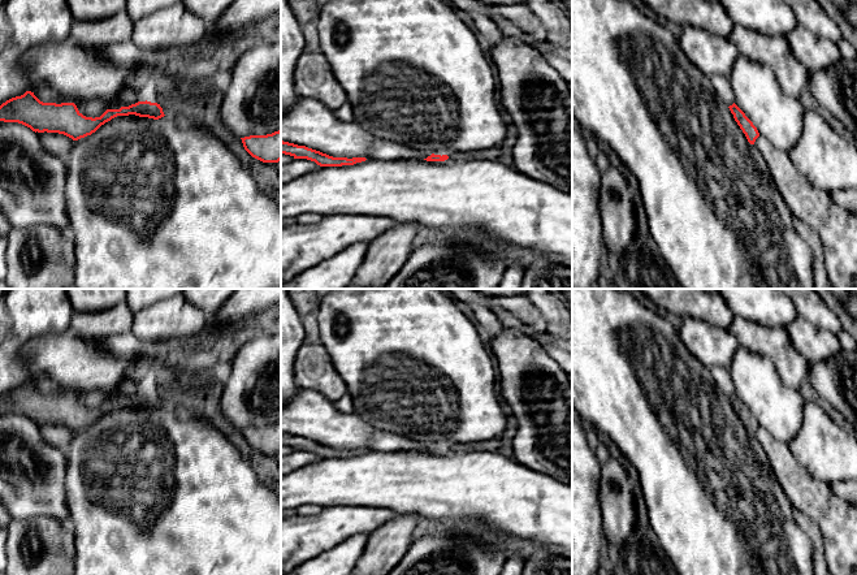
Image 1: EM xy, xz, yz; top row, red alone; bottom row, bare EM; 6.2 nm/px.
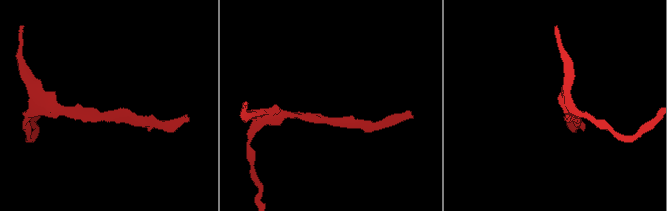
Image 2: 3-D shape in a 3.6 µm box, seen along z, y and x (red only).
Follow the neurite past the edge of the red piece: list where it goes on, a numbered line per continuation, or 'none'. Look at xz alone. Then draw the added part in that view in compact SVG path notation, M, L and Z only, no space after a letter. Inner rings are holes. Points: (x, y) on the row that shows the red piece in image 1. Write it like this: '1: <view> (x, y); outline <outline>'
none

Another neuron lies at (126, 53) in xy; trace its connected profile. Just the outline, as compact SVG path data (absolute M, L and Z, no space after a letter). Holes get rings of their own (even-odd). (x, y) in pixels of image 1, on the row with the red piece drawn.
M281 12L269 17L264 17L260 22L239 27L231 33L208 33L198 43L187 47L176 47L166 49L155 49L148 52L138 48L133 42L125 42L101 48L105 57L113 64L131 65L131 64L150 64L165 65L174 68L176 65L185 65L204 57L211 48L242 39L246 36L256 40L273 39L281 36L280 30Z

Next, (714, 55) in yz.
M691 25L683 26L678 43L687 59L711 79L718 98L727 107L732 105L735 95L730 75L739 56L736 46L727 38Z

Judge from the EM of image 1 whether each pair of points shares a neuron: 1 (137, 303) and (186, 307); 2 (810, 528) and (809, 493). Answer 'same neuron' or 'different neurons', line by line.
1: different neurons
2: different neurons

